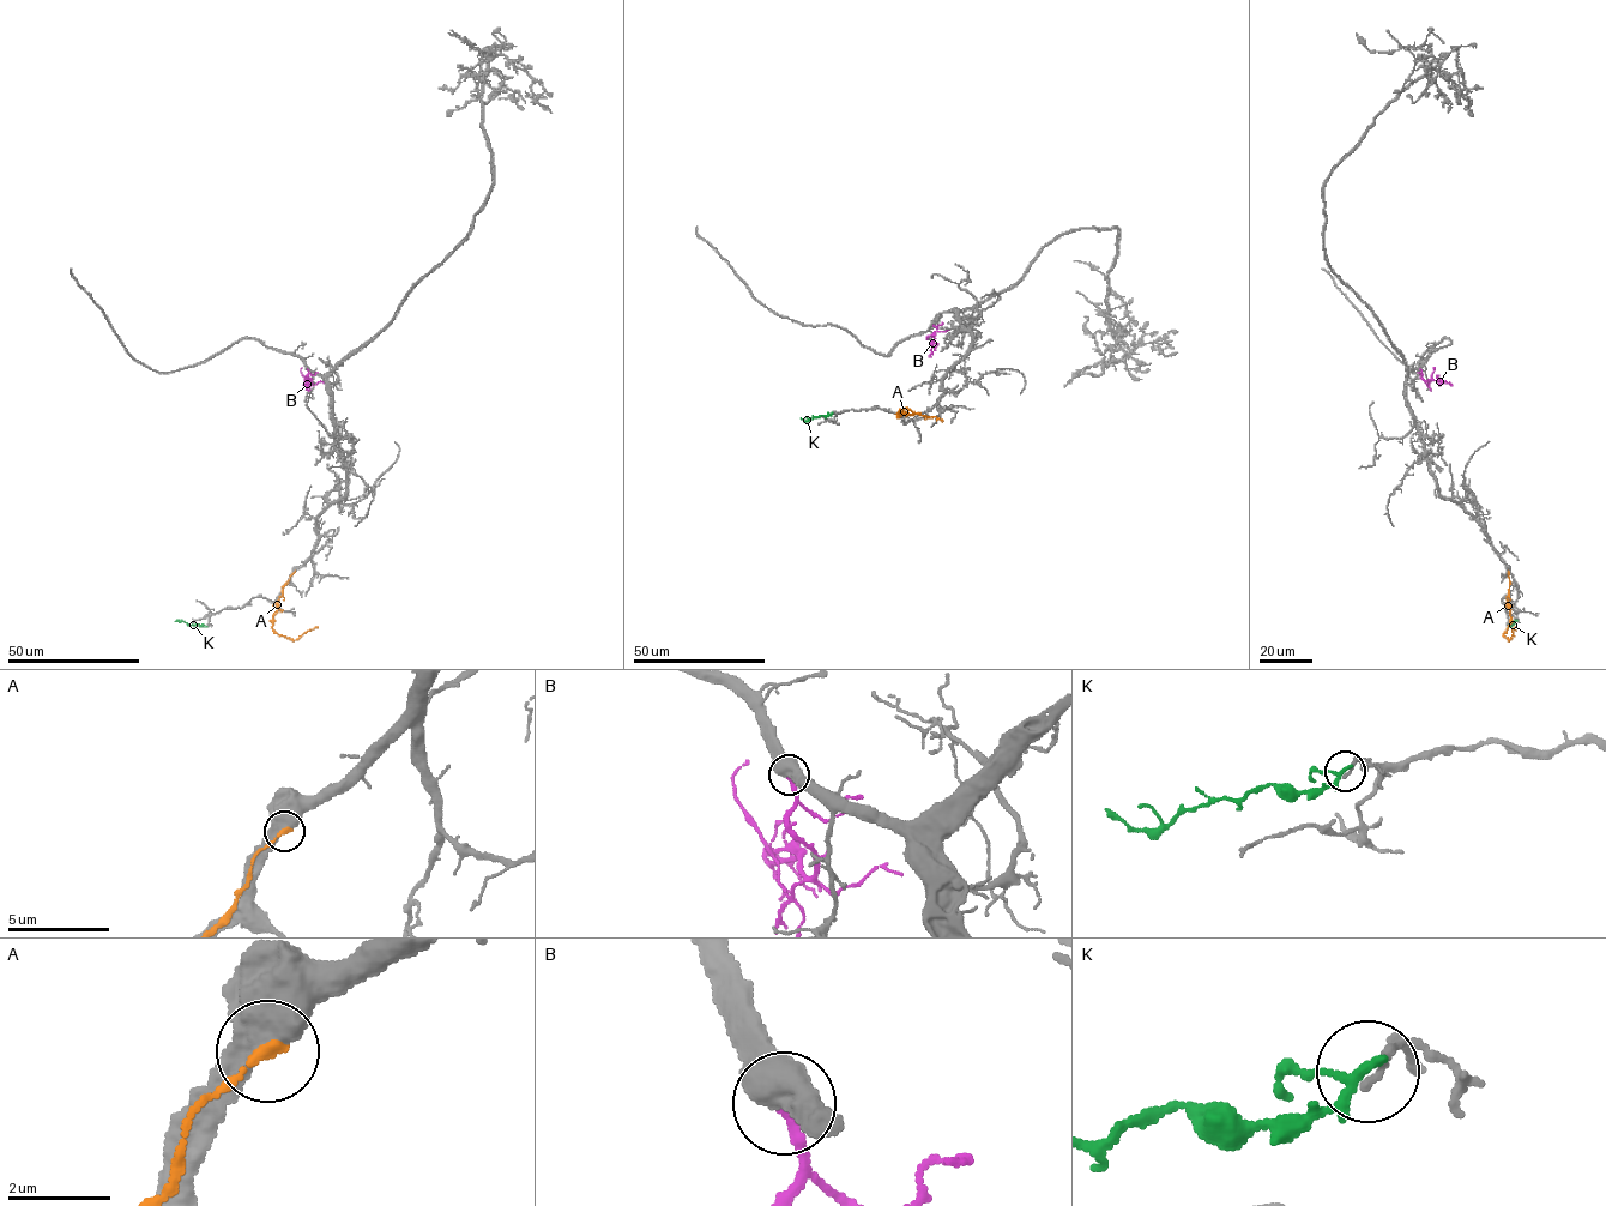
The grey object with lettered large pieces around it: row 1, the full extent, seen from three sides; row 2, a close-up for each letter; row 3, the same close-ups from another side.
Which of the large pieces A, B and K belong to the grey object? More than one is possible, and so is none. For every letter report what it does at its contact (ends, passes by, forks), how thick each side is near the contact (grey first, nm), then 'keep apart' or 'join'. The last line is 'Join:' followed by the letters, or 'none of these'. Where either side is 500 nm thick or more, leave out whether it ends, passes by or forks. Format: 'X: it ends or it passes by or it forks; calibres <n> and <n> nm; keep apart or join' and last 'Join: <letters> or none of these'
A: calibres 550 and 200 nm; keep apart
B: it ends; calibres 440 and 240 nm; join
K: it passes by; calibres 160 and 170 nm; keep apart
Join: B

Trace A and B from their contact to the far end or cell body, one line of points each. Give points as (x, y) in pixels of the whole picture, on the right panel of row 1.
A: (1509, 572), (1507, 607), (1510, 622), (1503, 634), (1510, 639), (1511, 629), (1516, 627)
B: (1419, 369), (1426, 383), (1441, 380), (1451, 385)

